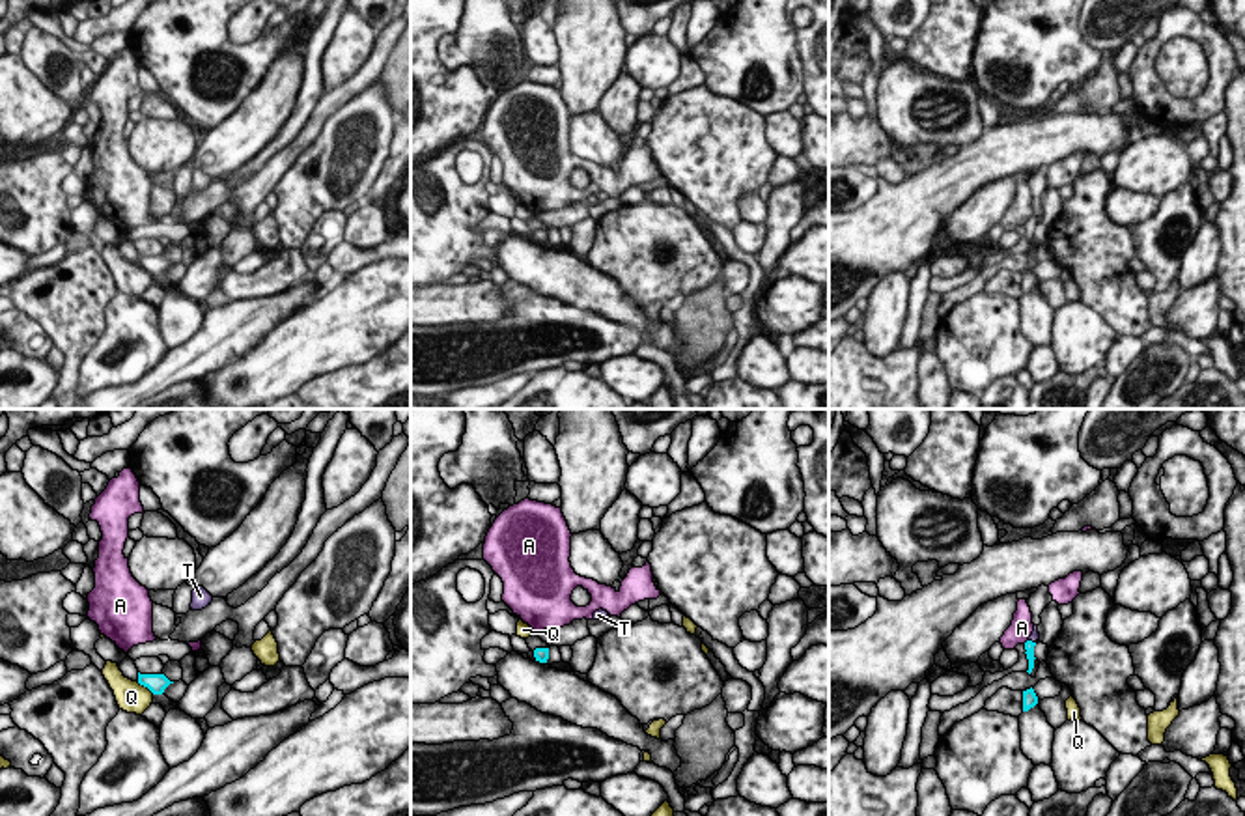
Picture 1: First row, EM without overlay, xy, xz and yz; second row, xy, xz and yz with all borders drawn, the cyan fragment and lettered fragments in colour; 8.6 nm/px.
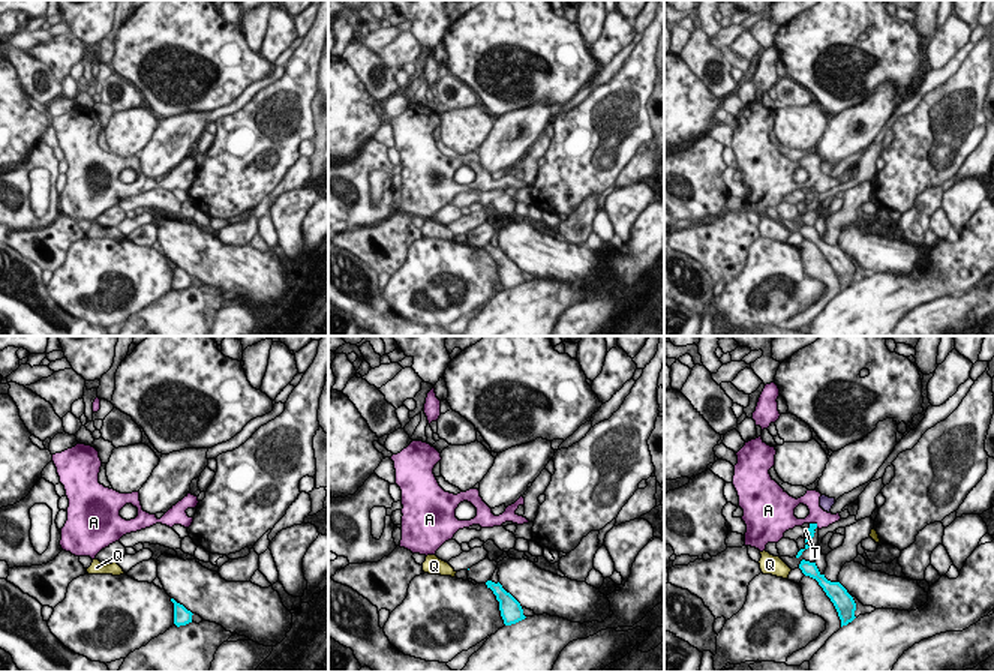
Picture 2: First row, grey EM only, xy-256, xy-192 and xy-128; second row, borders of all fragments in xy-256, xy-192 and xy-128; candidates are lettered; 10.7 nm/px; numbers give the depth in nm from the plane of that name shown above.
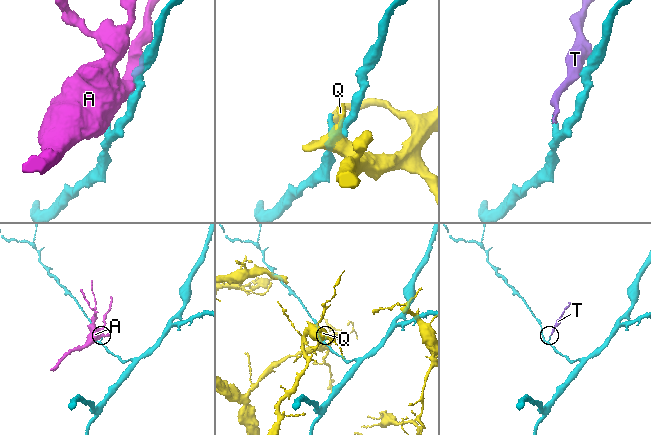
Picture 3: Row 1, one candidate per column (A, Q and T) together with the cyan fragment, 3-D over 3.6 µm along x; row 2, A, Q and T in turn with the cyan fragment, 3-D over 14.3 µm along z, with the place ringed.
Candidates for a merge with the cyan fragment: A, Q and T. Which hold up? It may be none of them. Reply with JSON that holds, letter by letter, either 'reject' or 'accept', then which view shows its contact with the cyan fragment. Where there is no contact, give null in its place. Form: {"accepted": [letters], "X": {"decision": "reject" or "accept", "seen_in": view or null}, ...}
{"accepted": ["T"], "A": {"decision": "reject", "seen_in": null}, "Q": {"decision": "reject", "seen_in": "xy"}, "T": {"decision": "accept", "seen_in": "yz"}}

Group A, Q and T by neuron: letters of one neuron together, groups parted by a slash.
A / Q / T

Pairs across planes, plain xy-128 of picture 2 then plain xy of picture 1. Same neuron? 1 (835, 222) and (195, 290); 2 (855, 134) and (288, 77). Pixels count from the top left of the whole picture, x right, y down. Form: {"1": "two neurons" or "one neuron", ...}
{"1": "one neuron", "2": "one neuron"}

